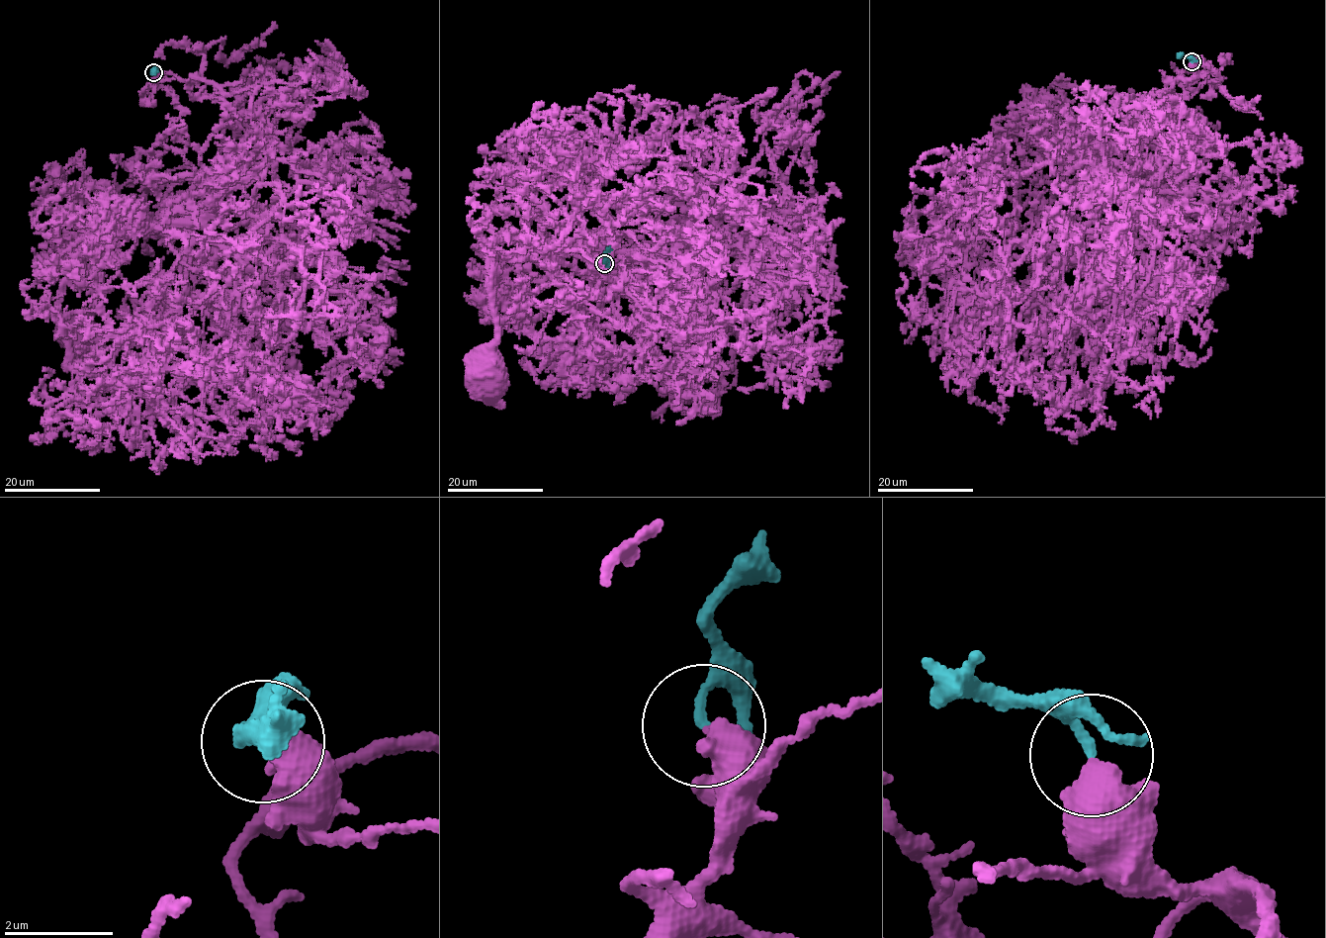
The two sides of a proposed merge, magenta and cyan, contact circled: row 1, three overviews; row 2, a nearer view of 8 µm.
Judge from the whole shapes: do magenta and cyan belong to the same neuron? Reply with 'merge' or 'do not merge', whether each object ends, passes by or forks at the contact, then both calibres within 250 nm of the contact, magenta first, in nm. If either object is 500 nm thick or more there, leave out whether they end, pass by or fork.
do not merge | 550/170 nm

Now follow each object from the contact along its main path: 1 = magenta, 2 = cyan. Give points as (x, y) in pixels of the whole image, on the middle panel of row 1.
1: (603, 262), (608, 281), (640, 282), (651, 258), (720, 225), (659, 251), (505, 234), (482, 364)
2: (603, 262), (609, 245)

